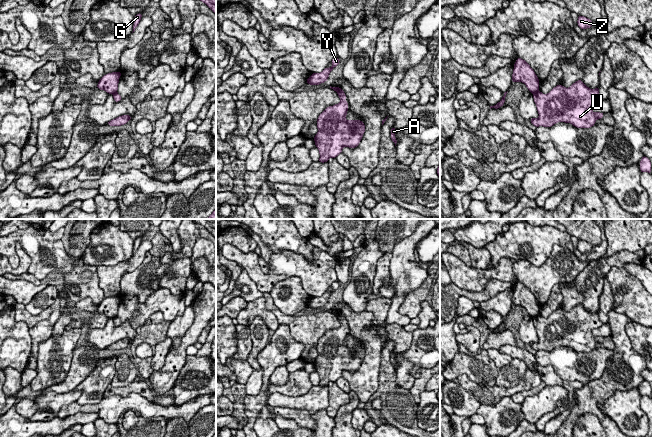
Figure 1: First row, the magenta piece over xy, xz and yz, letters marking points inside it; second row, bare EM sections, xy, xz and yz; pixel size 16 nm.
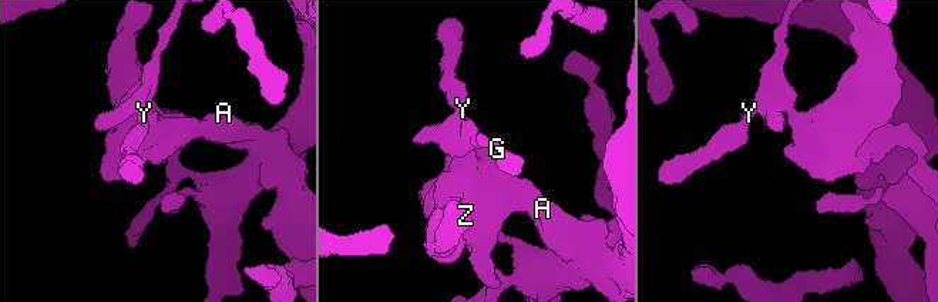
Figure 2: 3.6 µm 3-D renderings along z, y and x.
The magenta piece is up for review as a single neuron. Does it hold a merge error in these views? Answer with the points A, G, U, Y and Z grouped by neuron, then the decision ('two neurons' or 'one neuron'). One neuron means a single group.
A U Z / G Y | two neurons

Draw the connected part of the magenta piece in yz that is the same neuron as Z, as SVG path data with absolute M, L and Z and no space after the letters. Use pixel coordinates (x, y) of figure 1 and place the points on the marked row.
M578 16L577 24L581 28L581 30L584 30L592 27L592 20L584 16Z

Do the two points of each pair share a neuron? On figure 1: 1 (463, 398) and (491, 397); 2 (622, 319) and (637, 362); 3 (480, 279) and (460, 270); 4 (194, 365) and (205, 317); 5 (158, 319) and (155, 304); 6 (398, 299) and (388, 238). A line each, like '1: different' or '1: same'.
1: different
2: same
3: same
4: different
5: different
6: different

